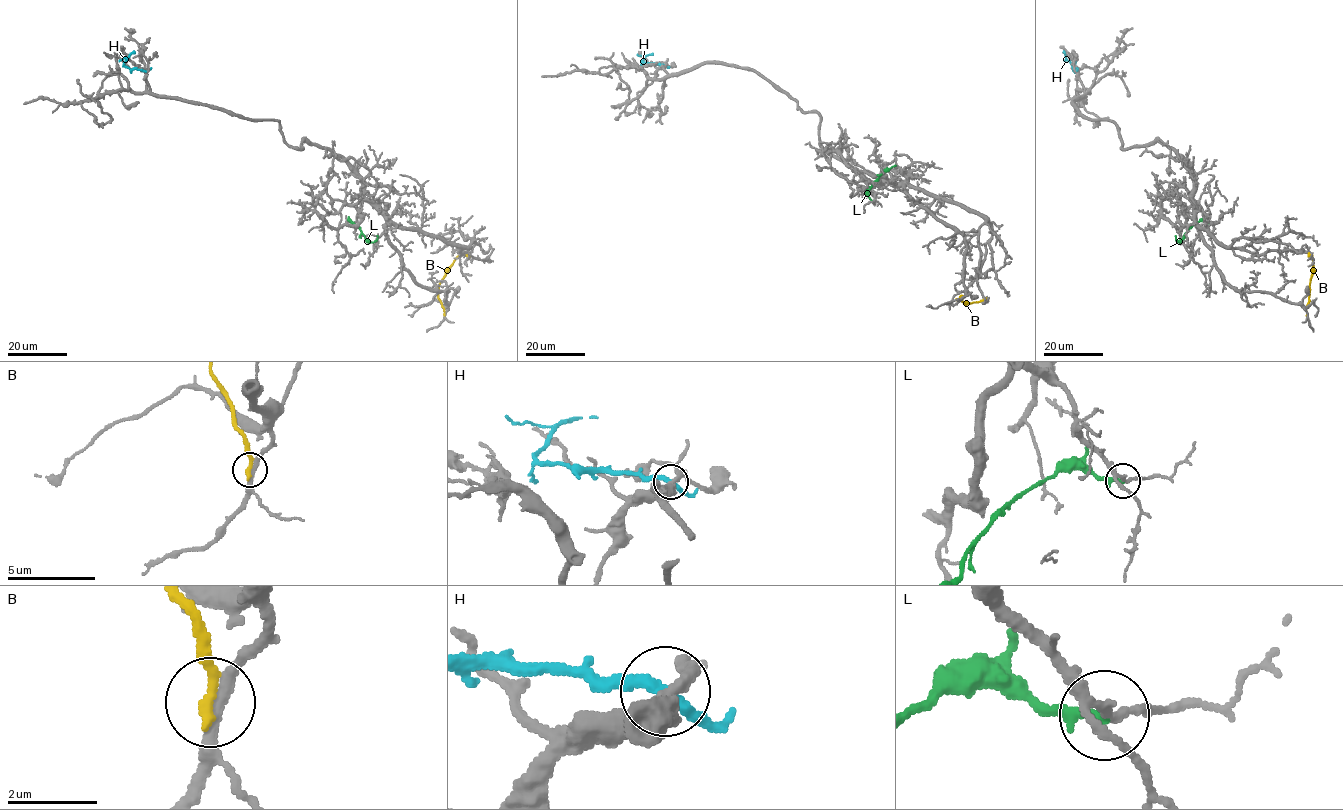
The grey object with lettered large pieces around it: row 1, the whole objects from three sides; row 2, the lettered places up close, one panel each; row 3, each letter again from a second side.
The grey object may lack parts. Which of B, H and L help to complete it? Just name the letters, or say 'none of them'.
none of them

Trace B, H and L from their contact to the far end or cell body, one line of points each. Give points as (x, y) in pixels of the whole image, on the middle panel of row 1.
B: (962, 297), (956, 300), (974, 303), (988, 298)
H: (664, 65), (642, 62), (652, 53)
L: (871, 200), (867, 191), (895, 165)

